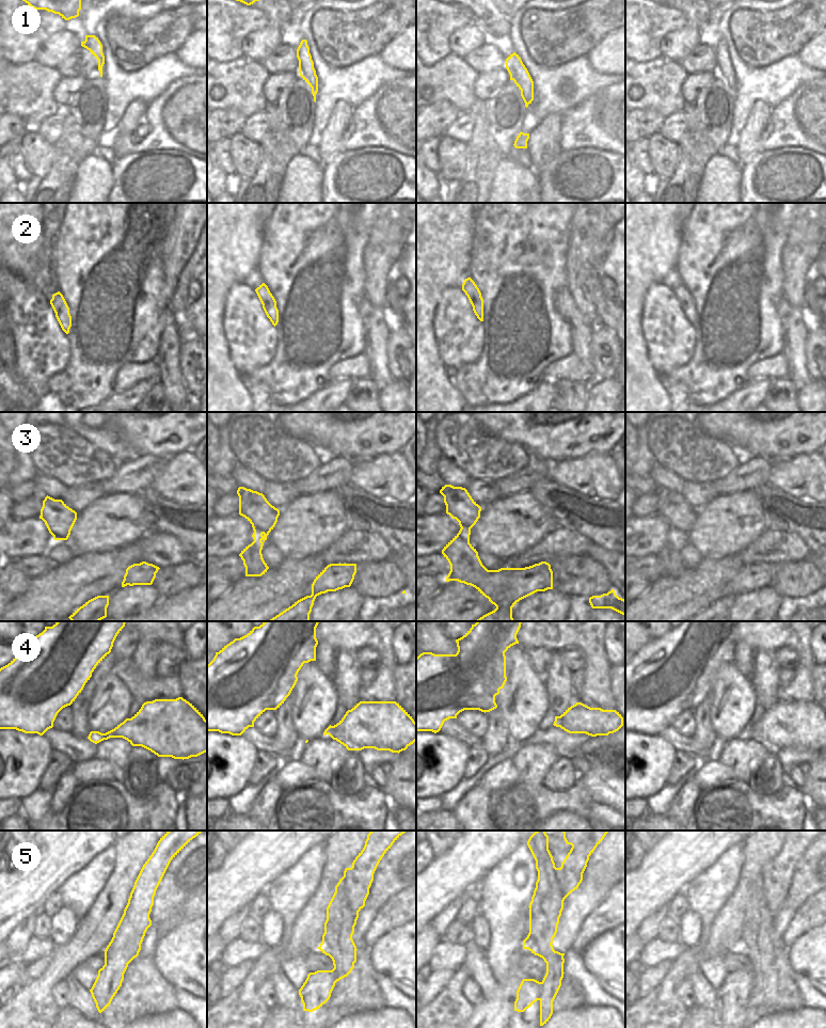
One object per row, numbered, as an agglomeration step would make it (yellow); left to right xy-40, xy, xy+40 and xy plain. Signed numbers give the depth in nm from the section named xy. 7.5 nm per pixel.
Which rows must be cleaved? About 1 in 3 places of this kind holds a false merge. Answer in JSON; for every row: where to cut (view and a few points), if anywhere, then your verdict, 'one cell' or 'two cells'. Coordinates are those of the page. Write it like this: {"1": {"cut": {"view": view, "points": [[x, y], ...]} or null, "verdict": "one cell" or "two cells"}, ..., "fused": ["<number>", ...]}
{"1": {"cut": null, "verdict": "one cell"}, "2": {"cut": {"view": "xy", "points": [[265, 311], [269, 317]]}, "verdict": "two cells"}, "3": {"cut": {"view": "xy", "points": [[253, 526], [256, 526], [263, 533]]}, "verdict": "two cells"}, "4": {"cut": null, "verdict": "one cell"}, "5": {"cut": {"view": "xy", "points": [[344, 875], [349, 910], [339, 947], [345, 954], [355, 955]]}, "verdict": "two cells"}, "fused": ["2", "3", "5"]}

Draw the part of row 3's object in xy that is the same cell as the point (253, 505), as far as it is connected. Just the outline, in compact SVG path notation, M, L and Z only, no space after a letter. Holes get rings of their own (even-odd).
M239 487L239 515L244 517L252 527L257 527L267 538L280 516L280 510L272 506L263 493Z

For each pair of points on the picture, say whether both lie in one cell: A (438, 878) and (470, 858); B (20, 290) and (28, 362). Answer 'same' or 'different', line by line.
A: same
B: same

